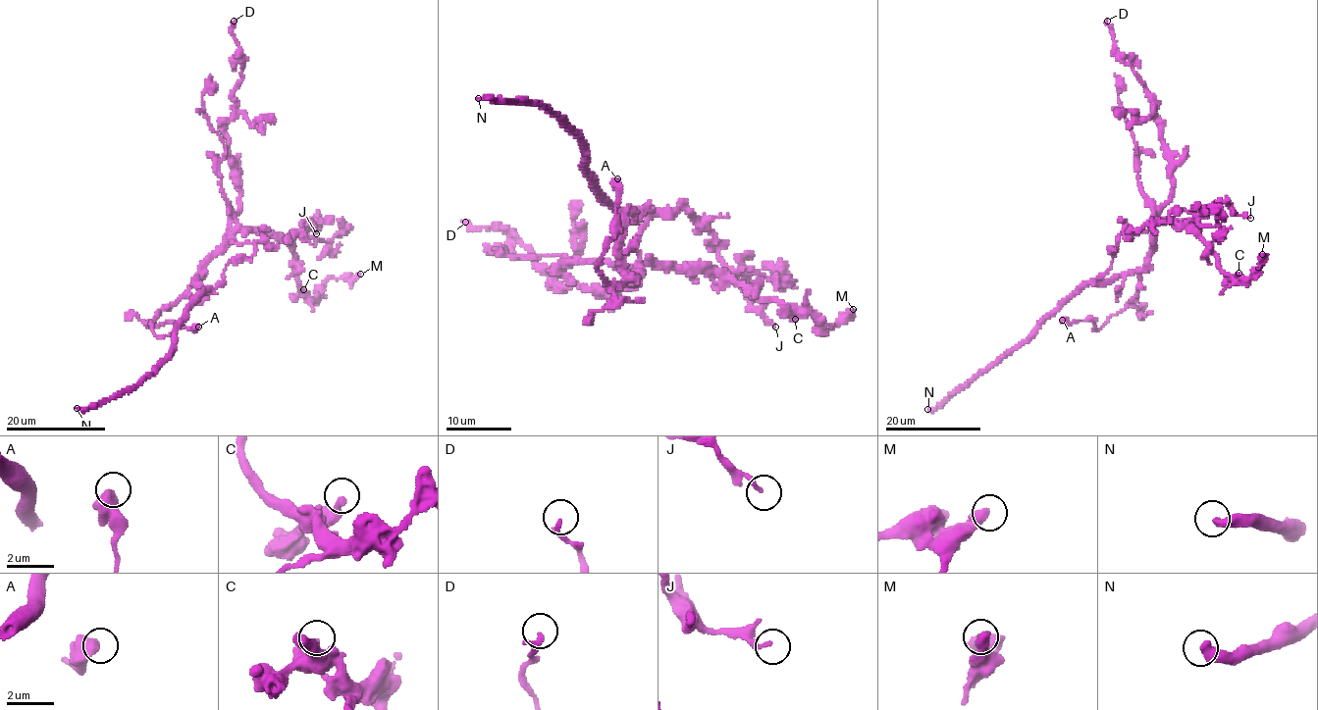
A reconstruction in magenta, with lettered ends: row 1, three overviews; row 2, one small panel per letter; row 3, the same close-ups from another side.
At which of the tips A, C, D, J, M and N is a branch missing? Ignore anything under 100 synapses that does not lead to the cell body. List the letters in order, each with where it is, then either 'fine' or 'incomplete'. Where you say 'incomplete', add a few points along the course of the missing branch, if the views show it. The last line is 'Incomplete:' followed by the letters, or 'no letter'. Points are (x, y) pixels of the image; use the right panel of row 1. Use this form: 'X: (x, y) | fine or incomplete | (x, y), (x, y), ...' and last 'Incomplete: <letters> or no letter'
A: (1062, 320) | fine
C: (1238, 273) | fine
D: (1107, 21) | fine
J: (1250, 218) | fine
M: (1262, 254) | fine
N: (927, 409) | incomplete
Incomplete: N

